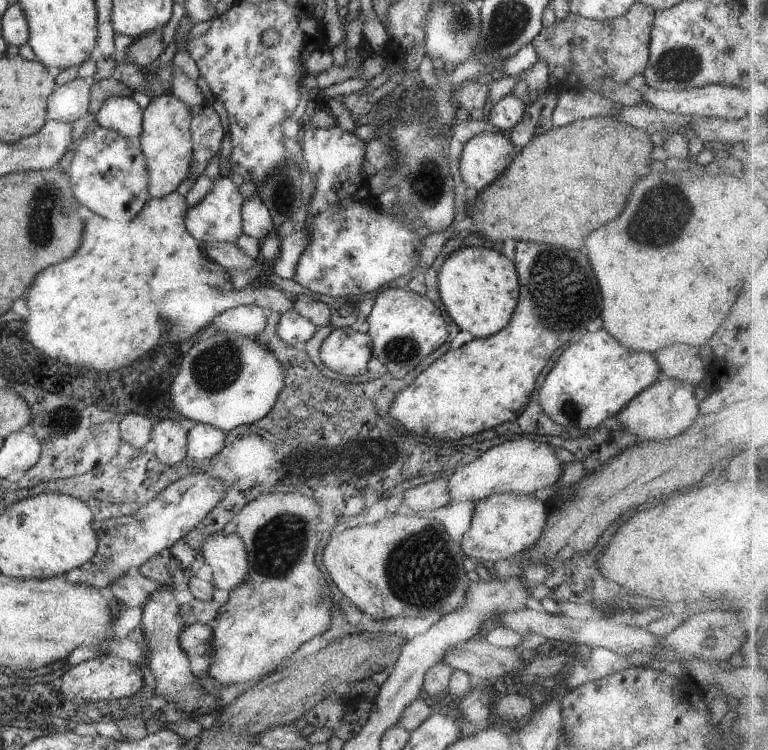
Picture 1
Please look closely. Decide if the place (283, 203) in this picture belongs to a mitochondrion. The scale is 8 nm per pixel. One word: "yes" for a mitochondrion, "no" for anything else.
yes

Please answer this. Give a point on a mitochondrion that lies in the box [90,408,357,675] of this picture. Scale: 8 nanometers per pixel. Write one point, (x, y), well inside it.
(281, 542)

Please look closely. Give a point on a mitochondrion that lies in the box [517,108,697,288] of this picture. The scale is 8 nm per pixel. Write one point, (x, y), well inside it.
(667, 217)

